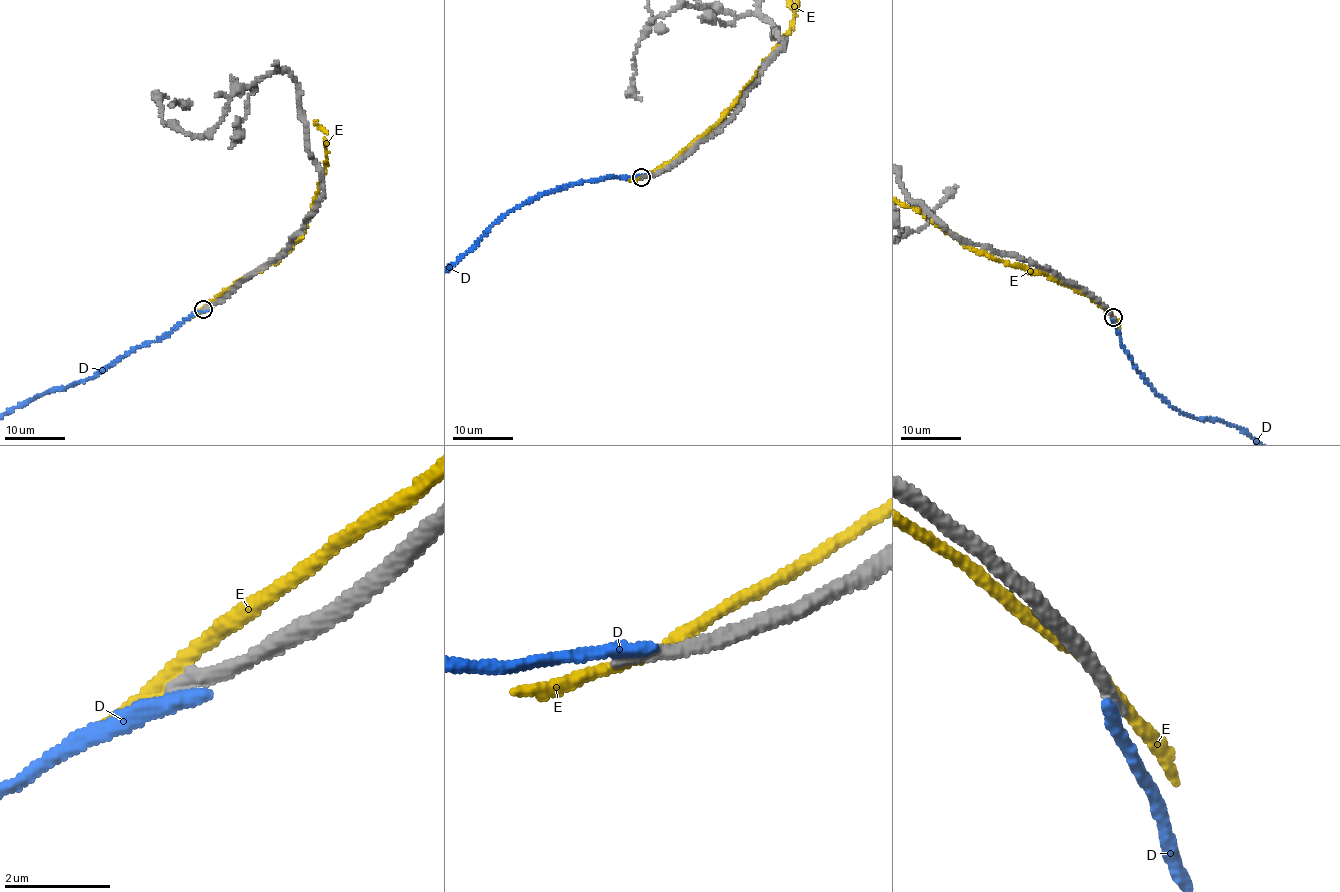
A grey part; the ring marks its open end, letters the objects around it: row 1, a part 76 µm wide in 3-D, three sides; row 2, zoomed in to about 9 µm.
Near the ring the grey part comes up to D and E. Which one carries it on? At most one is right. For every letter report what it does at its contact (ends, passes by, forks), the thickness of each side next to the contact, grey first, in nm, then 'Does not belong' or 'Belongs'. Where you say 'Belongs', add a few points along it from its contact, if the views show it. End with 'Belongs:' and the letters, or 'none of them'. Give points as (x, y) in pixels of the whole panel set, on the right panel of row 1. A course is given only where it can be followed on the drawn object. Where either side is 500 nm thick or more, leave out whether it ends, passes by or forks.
D: It ends there. Thickness 280 nm (grey) against 320 nm. Does not belong
E: It passes by. Thickness 280 nm (grey) against 240 nm. Does not belong
Belongs: none of them

